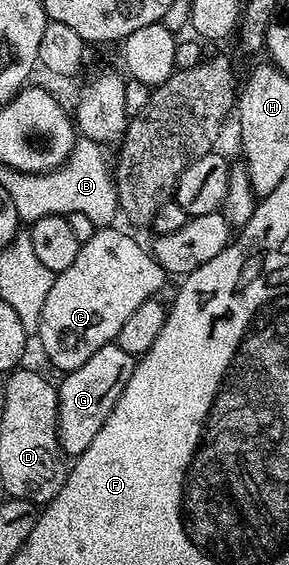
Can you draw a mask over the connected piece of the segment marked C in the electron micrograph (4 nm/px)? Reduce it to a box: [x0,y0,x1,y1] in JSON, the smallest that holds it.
[37,226,169,374]

